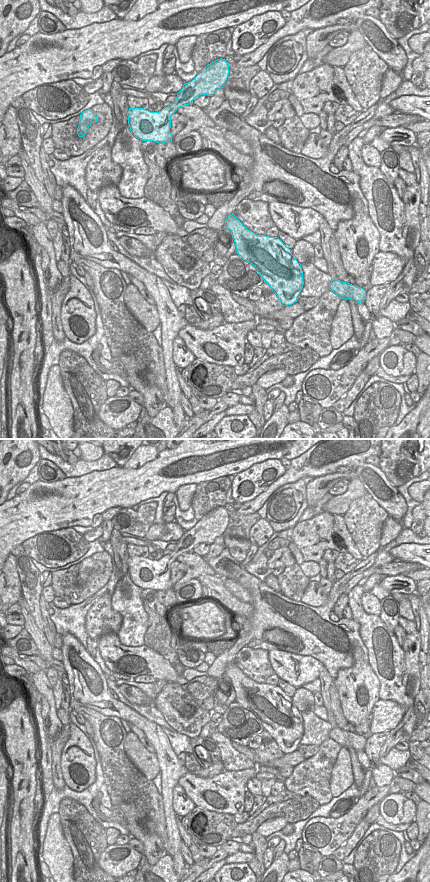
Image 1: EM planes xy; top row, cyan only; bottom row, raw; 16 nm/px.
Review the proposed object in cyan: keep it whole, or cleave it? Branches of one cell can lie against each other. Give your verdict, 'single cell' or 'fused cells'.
single cell

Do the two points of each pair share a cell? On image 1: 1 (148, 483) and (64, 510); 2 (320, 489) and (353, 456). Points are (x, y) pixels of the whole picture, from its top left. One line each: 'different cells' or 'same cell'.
1: same cell
2: different cells

